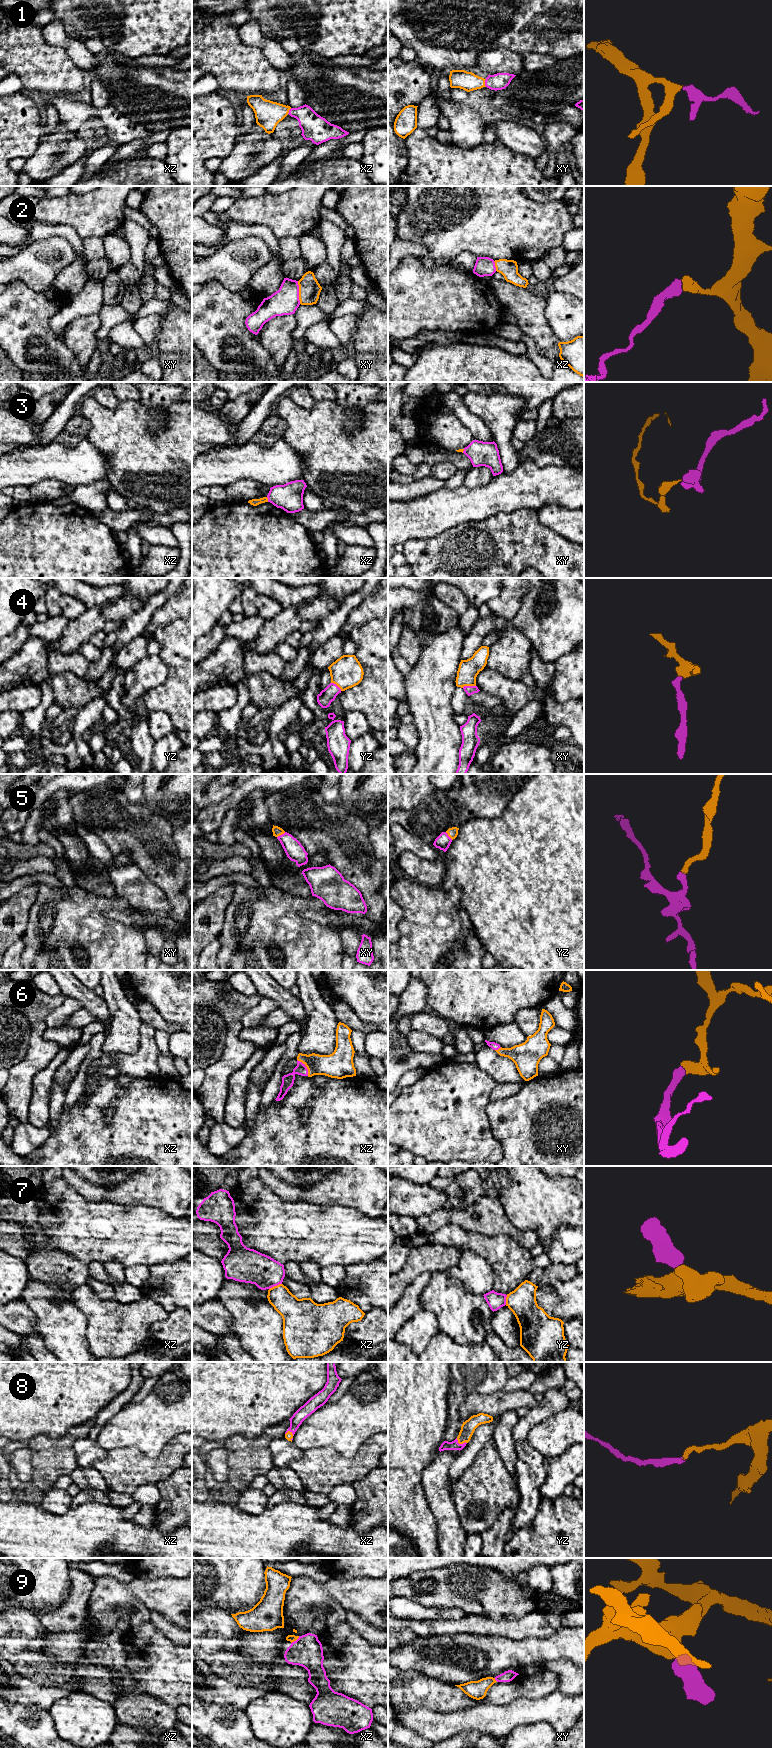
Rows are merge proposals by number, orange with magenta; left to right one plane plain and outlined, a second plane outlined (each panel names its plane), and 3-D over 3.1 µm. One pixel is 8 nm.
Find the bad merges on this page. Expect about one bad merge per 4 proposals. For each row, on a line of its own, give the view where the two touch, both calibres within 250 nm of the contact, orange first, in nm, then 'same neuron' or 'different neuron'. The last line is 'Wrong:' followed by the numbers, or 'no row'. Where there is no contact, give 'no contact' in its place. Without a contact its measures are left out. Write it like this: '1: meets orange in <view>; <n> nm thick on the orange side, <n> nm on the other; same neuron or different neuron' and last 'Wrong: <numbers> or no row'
1: meets orange in xy; 160 nm thick on the orange side, 140 nm on the other; same neuron
2: meets orange in xy; 180 nm thick on the orange side, 220 nm on the other; different neuron
3: meets orange in xz; 60 nm thick on the orange side, 220 nm on the other; same neuron
4: meets orange in xy; 160 nm thick on the orange side, 70 nm on the other; same neuron
5: meets orange in xy; 80 nm thick on the orange side, 150 nm on the other; same neuron
6: meets orange in xz; 200 nm thick on the orange side, 100 nm on the other; same neuron
7: meets orange in xz; 200 nm thick on the orange side, 260 nm on the other; different neuron
8: meets orange in yz; 120 nm thick on the orange side, 80 nm on the other; same neuron
9: meets orange in xz; 60 nm thick on the orange side, 240 nm on the other; same neuron
Wrong: 2, 7

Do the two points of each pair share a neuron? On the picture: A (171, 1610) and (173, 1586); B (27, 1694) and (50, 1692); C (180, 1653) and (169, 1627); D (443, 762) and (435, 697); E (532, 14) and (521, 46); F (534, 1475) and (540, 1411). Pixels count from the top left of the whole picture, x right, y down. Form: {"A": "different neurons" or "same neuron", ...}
{"A": "same neuron", "B": "same neuron", "C": "different neurons", "D": "same neuron", "E": "same neuron", "F": "same neuron"}

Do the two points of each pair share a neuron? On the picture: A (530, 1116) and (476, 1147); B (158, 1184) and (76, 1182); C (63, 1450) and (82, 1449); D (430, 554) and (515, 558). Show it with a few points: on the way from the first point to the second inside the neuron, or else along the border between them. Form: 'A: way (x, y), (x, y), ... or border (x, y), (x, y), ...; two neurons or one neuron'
A: border (486, 1114), (490, 1130), (500, 1144), (503, 1155); two neurons
B: way (138, 1190), (132, 1193), (96, 1193); one neuron
C: border (76, 1439), (74, 1453), (78, 1466); two neurons
D: way (451, 558), (494, 558); one neuron

